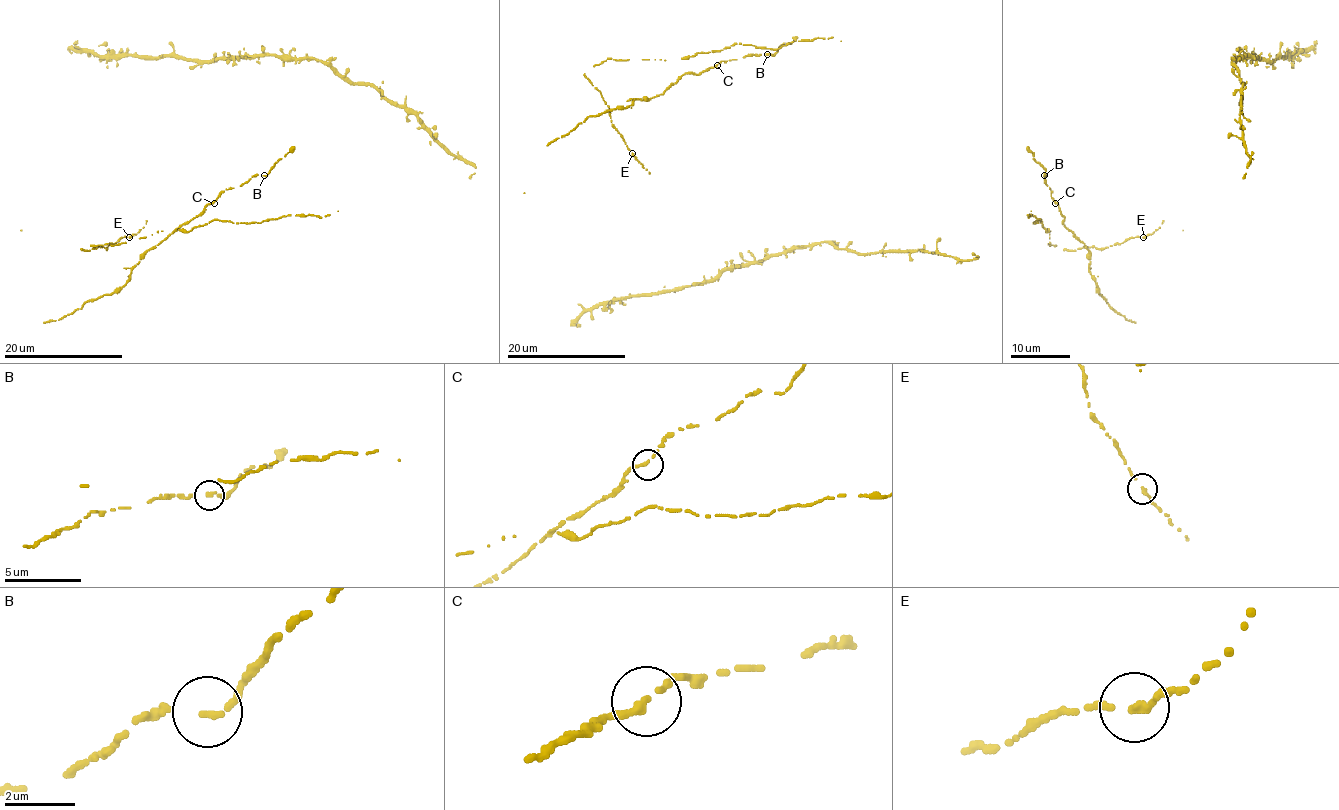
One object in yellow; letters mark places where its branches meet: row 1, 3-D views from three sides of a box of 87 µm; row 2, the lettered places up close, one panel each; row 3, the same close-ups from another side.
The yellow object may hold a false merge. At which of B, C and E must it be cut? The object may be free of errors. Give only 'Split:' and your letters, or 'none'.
Split: E

